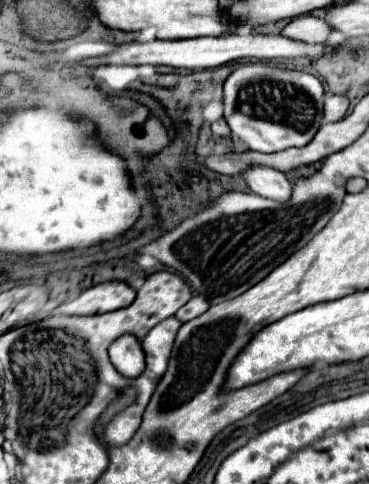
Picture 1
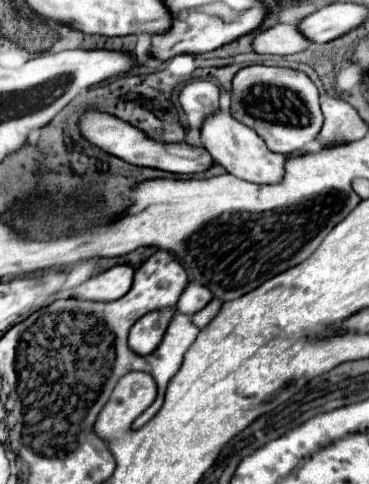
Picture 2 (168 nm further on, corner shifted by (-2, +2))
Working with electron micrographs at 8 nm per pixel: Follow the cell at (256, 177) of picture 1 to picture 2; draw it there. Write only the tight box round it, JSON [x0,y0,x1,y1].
[201,101,285,185]

